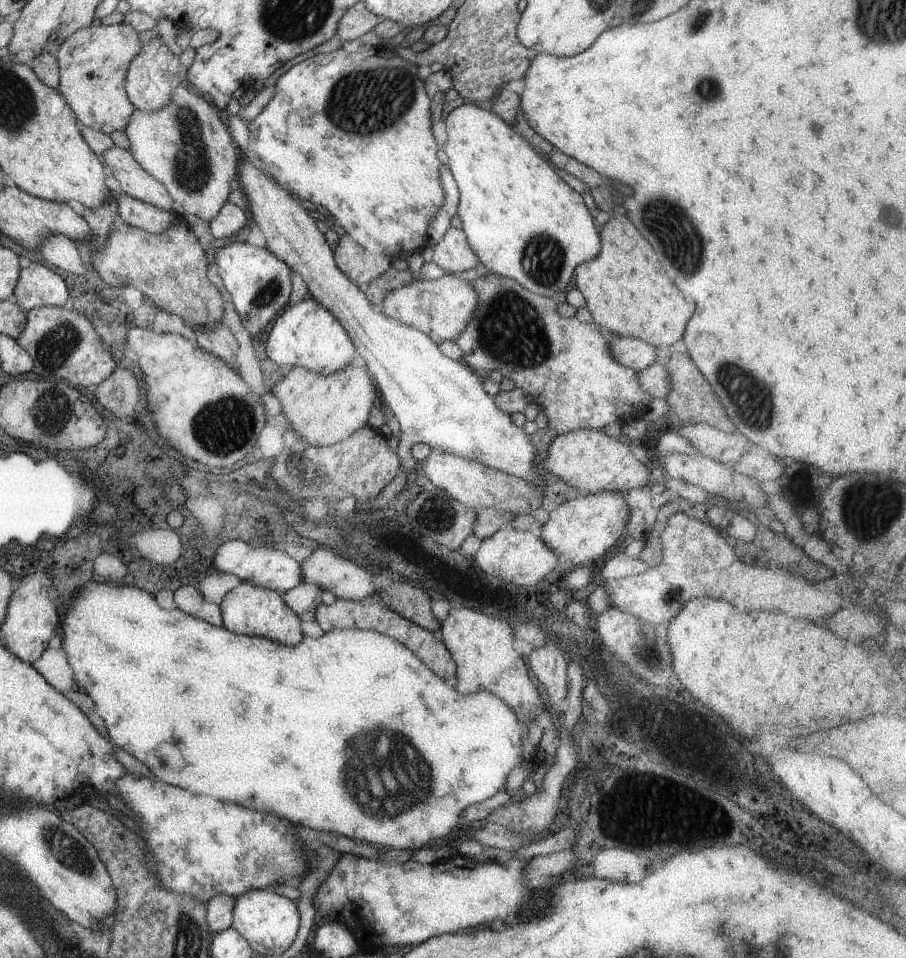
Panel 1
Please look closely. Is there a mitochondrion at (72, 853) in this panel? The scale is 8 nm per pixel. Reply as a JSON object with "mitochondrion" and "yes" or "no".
{"mitochondrion":"yes"}

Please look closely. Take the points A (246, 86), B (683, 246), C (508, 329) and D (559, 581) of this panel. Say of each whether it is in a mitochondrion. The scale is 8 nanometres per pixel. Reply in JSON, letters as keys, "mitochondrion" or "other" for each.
{"A":"other","B":"mitochondrion","C":"mitochondrion","D":"other"}

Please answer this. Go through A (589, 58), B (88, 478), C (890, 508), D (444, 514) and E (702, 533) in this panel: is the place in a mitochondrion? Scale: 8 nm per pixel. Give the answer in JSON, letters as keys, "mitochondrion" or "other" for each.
{"A":"other","B":"other","C":"mitochondrion","D":"mitochondrion","E":"other"}

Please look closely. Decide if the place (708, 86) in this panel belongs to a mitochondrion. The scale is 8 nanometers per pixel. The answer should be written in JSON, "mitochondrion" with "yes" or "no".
{"mitochondrion":"yes"}

